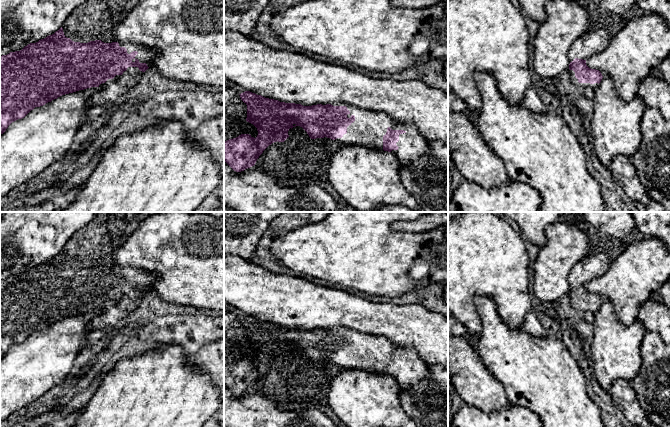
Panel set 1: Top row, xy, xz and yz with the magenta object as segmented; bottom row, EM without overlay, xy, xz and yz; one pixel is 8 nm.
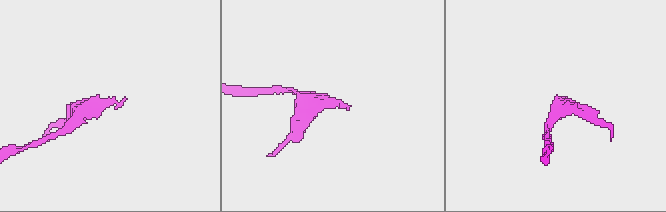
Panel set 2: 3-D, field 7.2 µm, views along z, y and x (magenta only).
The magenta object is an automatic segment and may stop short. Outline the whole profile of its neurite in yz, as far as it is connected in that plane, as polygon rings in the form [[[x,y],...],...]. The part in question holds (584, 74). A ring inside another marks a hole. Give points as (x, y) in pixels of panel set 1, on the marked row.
[[[604,29],[588,31],[576,39],[567,52],[570,61],[570,80],[579,87],[597,88],[603,76],[599,70],[591,69],[586,60],[606,49],[611,36]]]

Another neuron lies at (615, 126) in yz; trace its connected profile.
[[[603,77],[594,89],[593,135],[594,154],[600,163],[610,168],[617,155],[632,157],[642,141],[640,123],[646,109],[636,95],[632,100],[621,99],[610,77]]]

